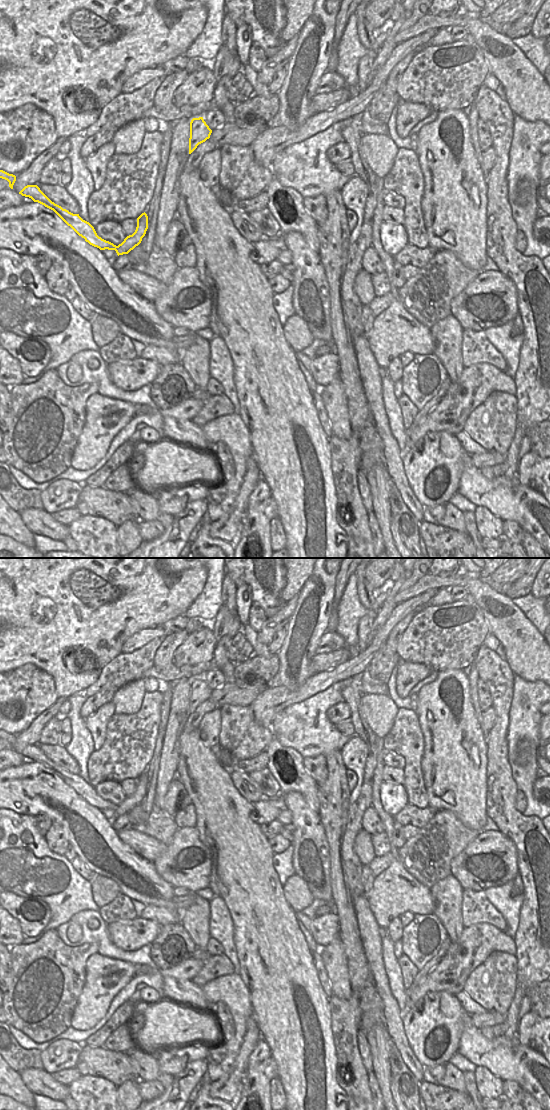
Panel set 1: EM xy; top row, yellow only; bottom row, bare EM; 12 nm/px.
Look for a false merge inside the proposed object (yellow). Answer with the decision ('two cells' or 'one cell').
two cells

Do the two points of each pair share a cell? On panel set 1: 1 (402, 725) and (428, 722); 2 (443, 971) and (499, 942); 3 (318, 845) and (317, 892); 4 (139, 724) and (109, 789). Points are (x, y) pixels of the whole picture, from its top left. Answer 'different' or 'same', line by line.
1: different
2: same
3: same
4: different

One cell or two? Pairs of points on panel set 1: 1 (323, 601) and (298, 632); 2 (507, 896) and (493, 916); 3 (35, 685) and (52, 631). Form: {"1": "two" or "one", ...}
{"1": "one", "2": "two", "3": "two"}

